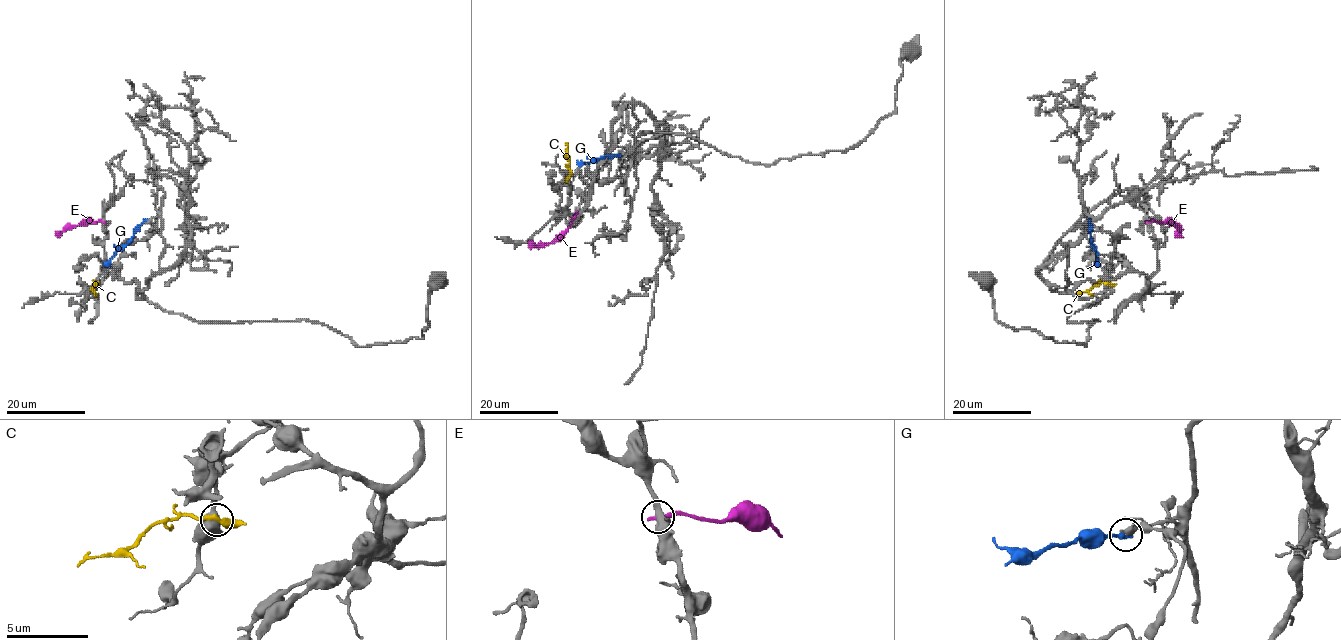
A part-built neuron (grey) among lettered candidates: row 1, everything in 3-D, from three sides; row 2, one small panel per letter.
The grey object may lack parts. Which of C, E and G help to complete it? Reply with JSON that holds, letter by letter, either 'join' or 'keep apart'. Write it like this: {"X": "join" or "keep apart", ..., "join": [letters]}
{"C": "keep apart", "E": "keep apart", "G": "keep apart", "join": []}

